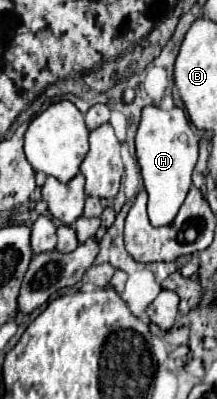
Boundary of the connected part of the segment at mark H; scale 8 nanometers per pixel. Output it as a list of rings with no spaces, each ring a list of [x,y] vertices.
[[[156,105],[142,109],[138,133],[136,133],[136,159],[148,191],[148,217],[154,227],[174,221],[184,197],[192,185],[192,169],[198,159],[198,133],[190,127],[184,111],[172,107],[164,111]]]

